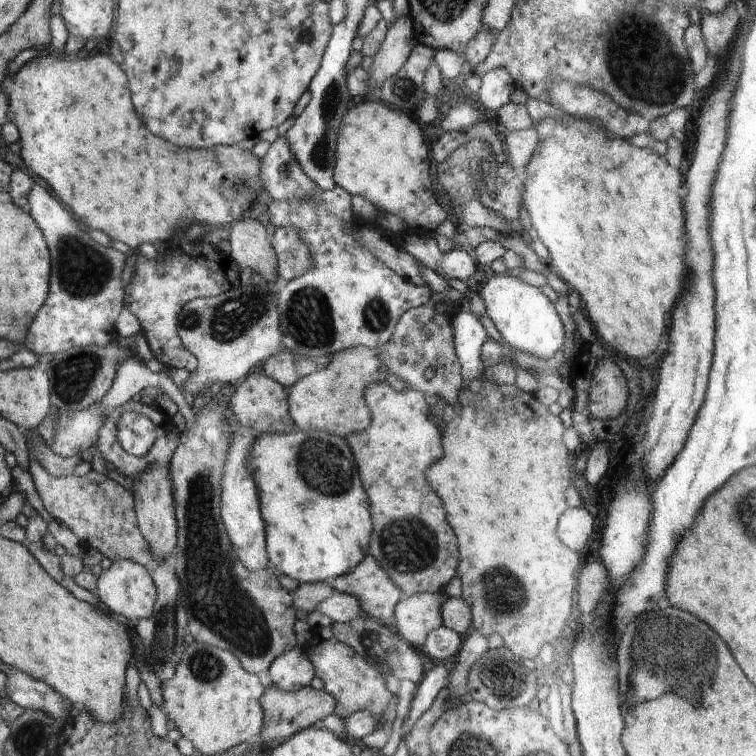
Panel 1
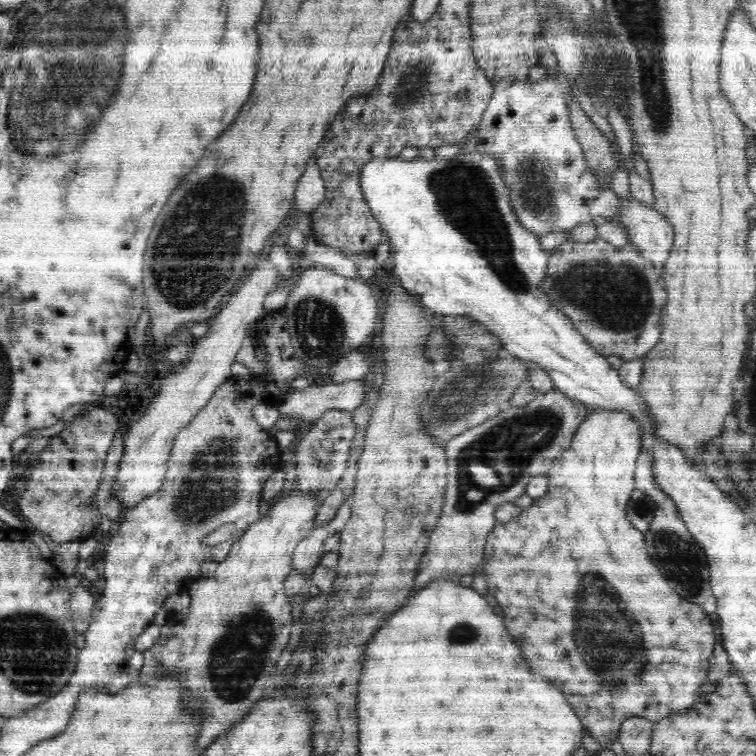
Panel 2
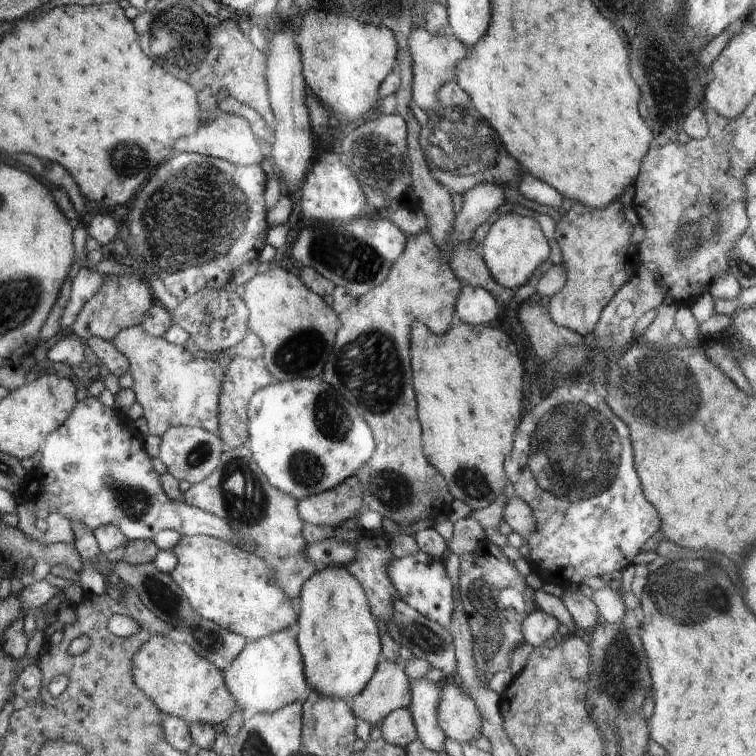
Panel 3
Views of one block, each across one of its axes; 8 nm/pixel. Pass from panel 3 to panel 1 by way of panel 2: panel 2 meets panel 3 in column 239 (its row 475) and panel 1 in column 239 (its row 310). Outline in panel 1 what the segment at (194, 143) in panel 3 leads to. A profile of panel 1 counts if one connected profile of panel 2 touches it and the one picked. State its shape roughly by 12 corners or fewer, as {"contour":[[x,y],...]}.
{"contour":[[258,219],[237,220],[231,255],[275,284],[277,260]]}

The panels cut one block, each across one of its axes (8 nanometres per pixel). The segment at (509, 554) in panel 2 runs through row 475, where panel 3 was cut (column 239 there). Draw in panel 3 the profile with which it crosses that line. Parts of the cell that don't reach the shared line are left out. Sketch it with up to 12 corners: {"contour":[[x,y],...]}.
{"contour":[[182,535],[169,574],[197,616],[246,642],[298,614],[270,566]]}

